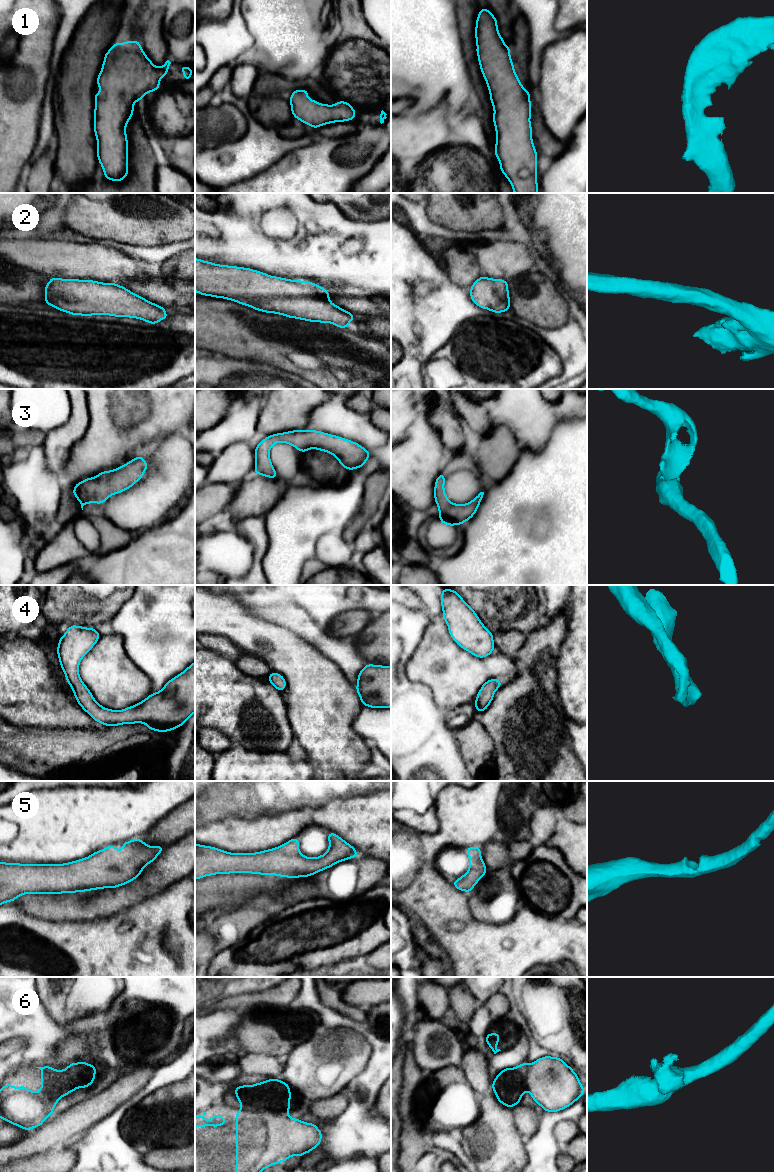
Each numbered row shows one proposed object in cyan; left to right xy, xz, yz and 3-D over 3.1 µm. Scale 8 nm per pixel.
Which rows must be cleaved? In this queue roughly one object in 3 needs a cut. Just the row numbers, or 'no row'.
6

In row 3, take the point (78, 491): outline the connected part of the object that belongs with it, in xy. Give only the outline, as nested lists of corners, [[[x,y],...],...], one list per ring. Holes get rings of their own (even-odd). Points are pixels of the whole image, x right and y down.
[[[136,456],[119,468],[102,471],[92,478],[86,478],[73,487],[73,495],[83,506],[89,503],[103,504],[111,495],[119,494],[138,482],[145,474],[148,463],[142,456]]]

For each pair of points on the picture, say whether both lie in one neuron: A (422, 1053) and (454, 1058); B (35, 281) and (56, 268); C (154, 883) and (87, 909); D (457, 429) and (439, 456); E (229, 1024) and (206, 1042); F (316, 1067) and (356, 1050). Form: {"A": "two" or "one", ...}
{"A": "one", "B": "two", "C": "one", "D": "two", "E": "one", "F": "one"}

